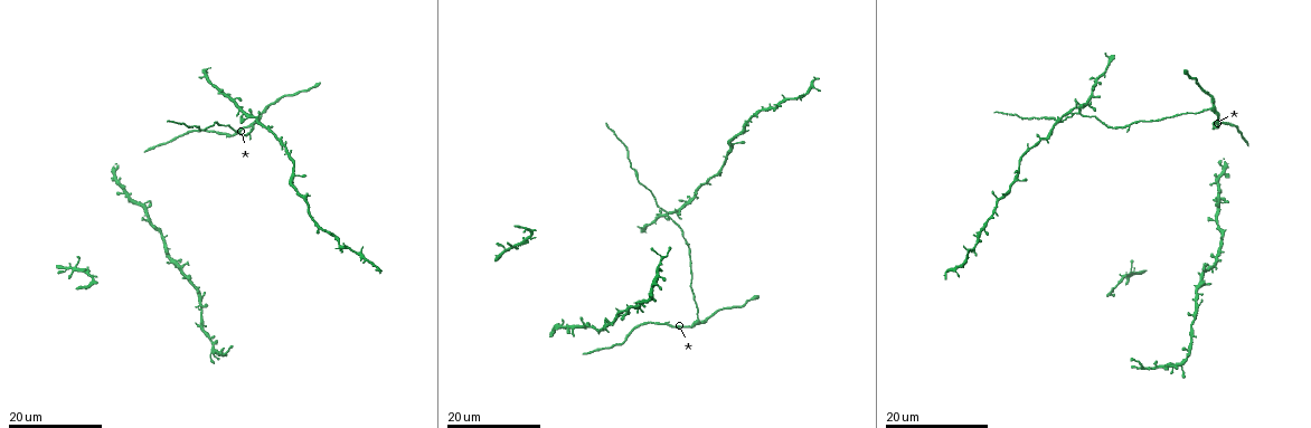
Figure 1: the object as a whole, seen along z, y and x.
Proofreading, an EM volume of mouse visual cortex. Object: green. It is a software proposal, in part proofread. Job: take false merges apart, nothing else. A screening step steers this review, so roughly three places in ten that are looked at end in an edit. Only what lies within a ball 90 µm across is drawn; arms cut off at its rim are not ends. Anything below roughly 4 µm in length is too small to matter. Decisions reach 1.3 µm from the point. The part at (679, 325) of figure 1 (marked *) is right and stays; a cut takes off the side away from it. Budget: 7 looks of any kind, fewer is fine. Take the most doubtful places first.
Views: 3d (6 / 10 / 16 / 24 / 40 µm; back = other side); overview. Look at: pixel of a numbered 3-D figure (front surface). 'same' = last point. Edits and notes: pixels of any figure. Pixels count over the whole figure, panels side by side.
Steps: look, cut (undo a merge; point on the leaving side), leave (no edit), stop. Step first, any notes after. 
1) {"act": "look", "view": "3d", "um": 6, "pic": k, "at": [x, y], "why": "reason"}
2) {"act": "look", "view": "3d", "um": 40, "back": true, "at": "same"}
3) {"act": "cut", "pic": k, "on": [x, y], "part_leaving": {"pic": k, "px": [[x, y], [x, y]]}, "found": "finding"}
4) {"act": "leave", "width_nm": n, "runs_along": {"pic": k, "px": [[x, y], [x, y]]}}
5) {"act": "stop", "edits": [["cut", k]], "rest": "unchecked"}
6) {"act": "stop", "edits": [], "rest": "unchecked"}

{"act": "look", "view": "3d", "um": 16, "pic": 1, "at": [75, 267], "why": "calibre changes"}

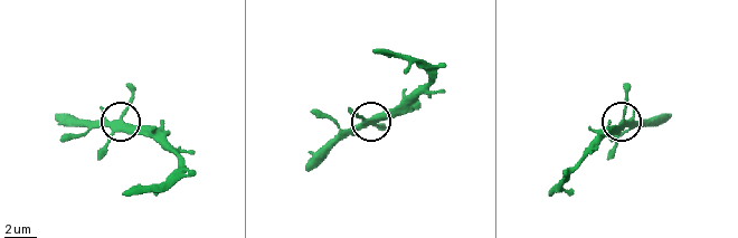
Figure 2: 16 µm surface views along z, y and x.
{"act": "look", "view": "3d", "um": 6, "pic": 2, "at": [377, 122]}

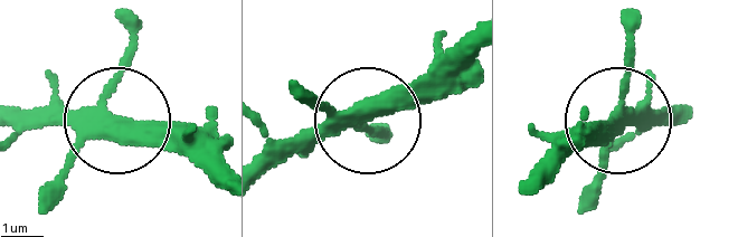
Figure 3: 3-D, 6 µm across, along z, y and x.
{"act": "leave", "found": "continuous, no second neuron"}

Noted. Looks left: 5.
{"act": "look", "view": "3d", "um": 24, "pic": 1, "at": [661, 258], "why": "thin arm on a thick one"}

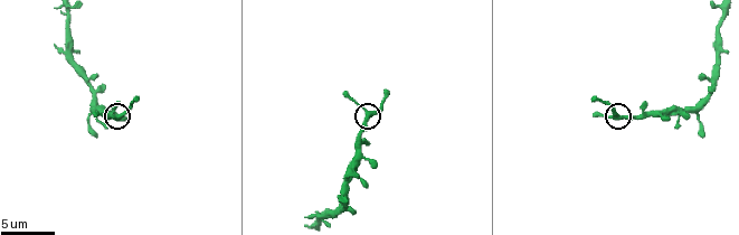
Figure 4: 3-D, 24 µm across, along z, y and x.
{"act": "look", "view": "3d", "um": 6, "pic": 4, "at": [374, 111]}

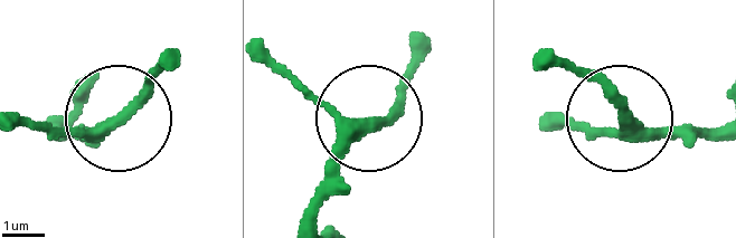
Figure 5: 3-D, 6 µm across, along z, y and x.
{"act": "leave", "arms": 3, "runs_along": {"pic": 5, "px": [[719, 126], [633, 122], [552, 55]]}, "found": "one neuron here"}

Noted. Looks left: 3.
{"act": "look", "view": "3d", "um": 16, "pic": 1, "at": [242, 112], "why": "three arms meet"}

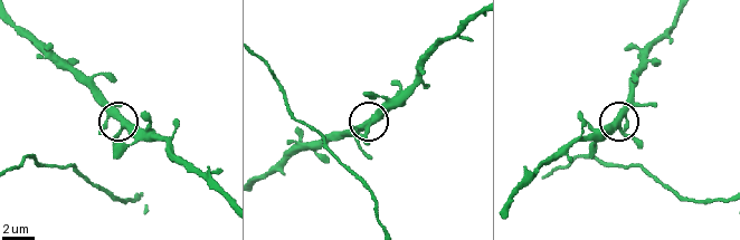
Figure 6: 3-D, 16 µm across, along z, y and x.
{"act": "look", "view": "3d", "um": 10, "pic": 6, "at": [117, 113]}

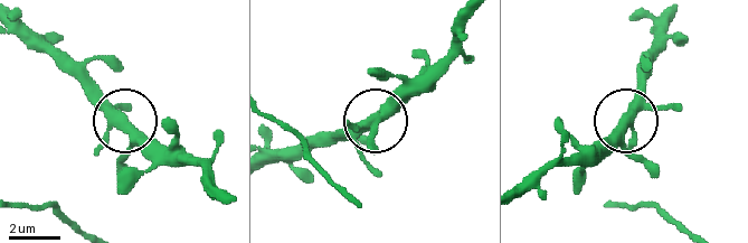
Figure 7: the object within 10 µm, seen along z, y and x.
{"act": "leave", "found": "all the same neuron"}

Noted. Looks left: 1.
{"act": "stop", "edits": [], "rest": "unchecked"}

